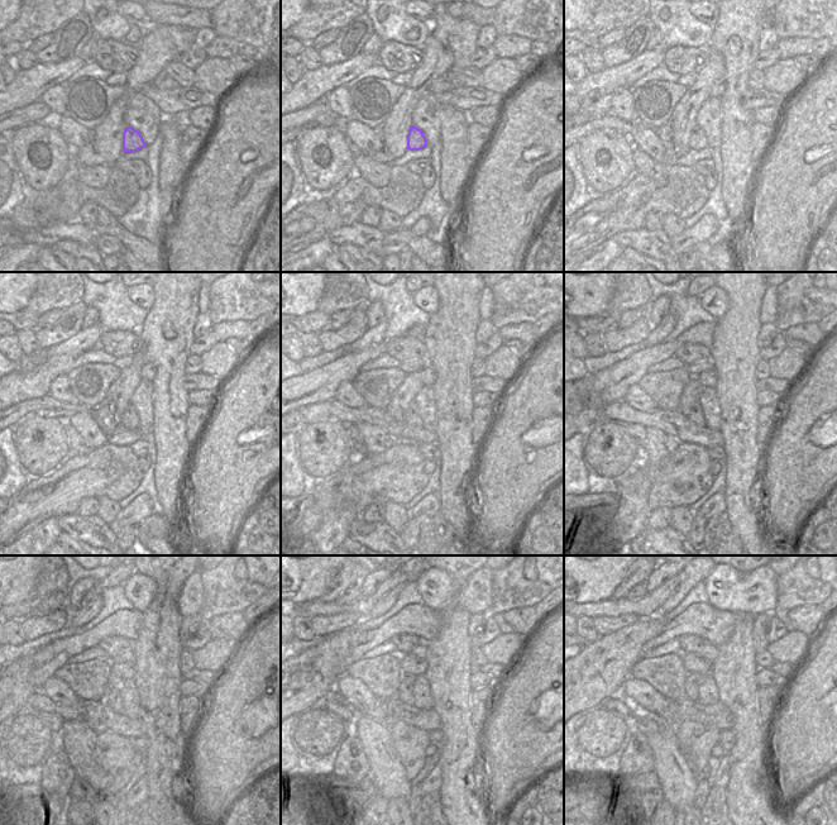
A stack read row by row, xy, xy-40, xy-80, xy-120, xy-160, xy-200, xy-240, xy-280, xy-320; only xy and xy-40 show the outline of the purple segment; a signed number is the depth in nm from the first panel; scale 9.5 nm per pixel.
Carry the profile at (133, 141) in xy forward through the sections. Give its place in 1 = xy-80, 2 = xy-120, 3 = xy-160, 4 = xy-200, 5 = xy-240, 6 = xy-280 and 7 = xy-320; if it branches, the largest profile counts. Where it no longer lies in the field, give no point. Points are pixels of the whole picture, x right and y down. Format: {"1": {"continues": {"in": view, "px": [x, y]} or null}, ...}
{"1": {"continues": {"in": "xy-80", "px": [698, 141]}}, "2": {"continues": {"in": "xy-120", "px": [130, 421]}}, "3": {"continues": {"in": "xy-160", "px": [412, 418]}}, "4": {"continues": {"in": "xy-200", "px": [696, 415]}}, "5": {"continues": {"in": "xy-240", "px": [125, 695]}}, "6": {"continues": {"in": "xy-280", "px": [405, 694]}}, "7": {"continues": {"in": "xy-320", "px": [693, 681]}}}

